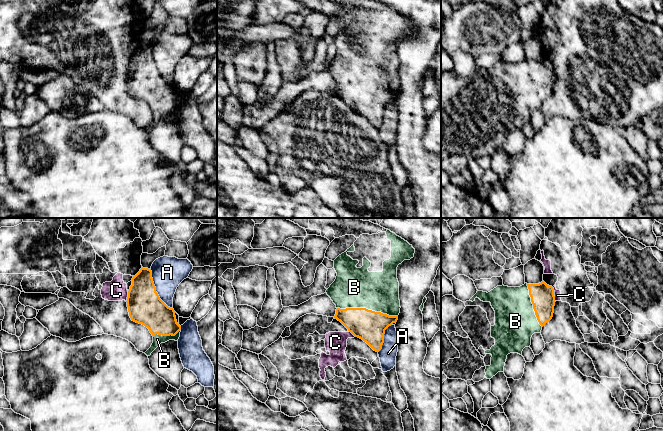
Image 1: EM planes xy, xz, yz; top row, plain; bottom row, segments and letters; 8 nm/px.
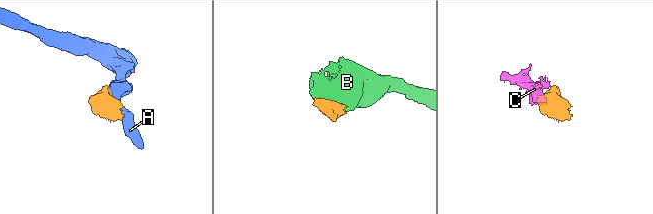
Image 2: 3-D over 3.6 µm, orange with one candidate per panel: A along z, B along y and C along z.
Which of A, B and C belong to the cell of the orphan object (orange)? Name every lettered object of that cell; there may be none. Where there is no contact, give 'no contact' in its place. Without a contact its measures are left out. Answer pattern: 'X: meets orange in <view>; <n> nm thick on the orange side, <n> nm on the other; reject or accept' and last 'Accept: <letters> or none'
A: meets orange in xy; 280 nm thick on the orange side, 260 nm on the other; reject
B: meets orange in xz; 240 nm thick on the orange side, 320 nm on the other; accept
C: meets orange in xy; 280 nm thick on the orange side, 170 nm on the other; reject
Accept: B

